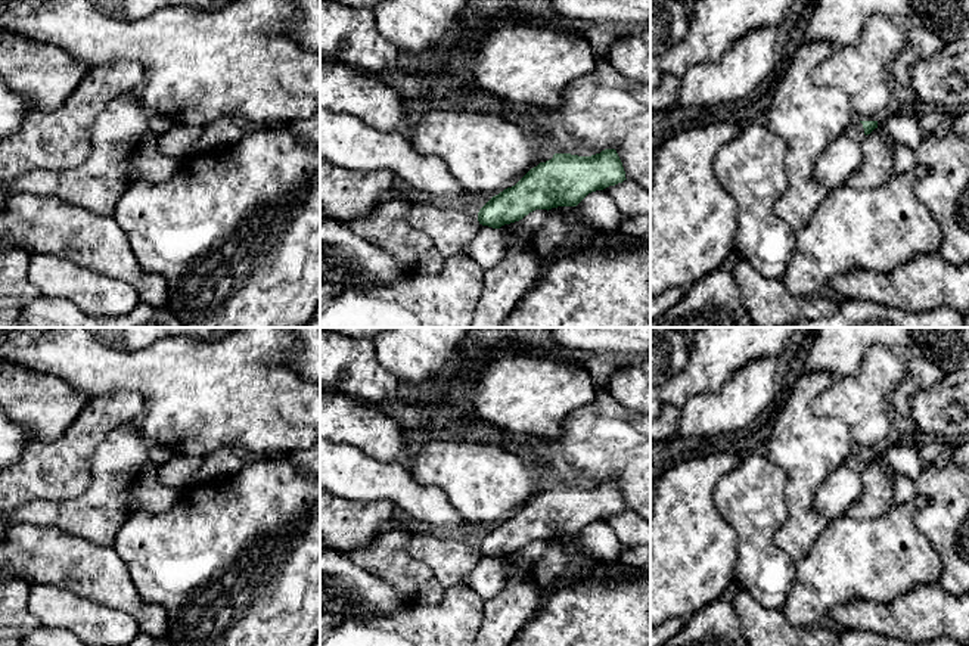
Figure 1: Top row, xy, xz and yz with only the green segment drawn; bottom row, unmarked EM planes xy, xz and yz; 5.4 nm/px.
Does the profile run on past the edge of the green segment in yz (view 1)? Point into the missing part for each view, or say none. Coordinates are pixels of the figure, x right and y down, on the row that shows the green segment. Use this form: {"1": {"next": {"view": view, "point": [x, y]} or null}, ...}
{"1": {"next": null}}

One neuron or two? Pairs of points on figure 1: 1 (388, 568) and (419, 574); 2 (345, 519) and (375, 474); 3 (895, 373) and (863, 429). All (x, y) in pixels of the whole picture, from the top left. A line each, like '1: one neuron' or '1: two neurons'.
1: one neuron
2: two neurons
3: one neuron

